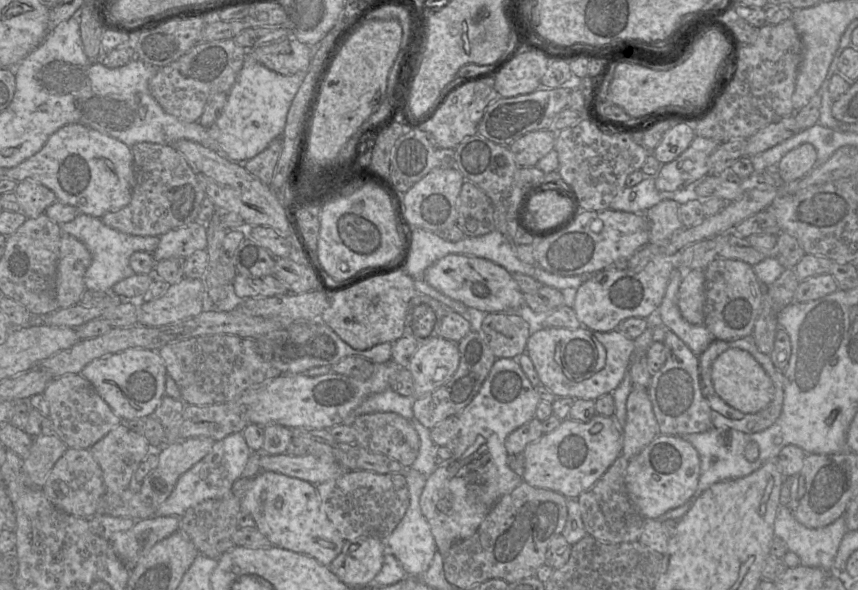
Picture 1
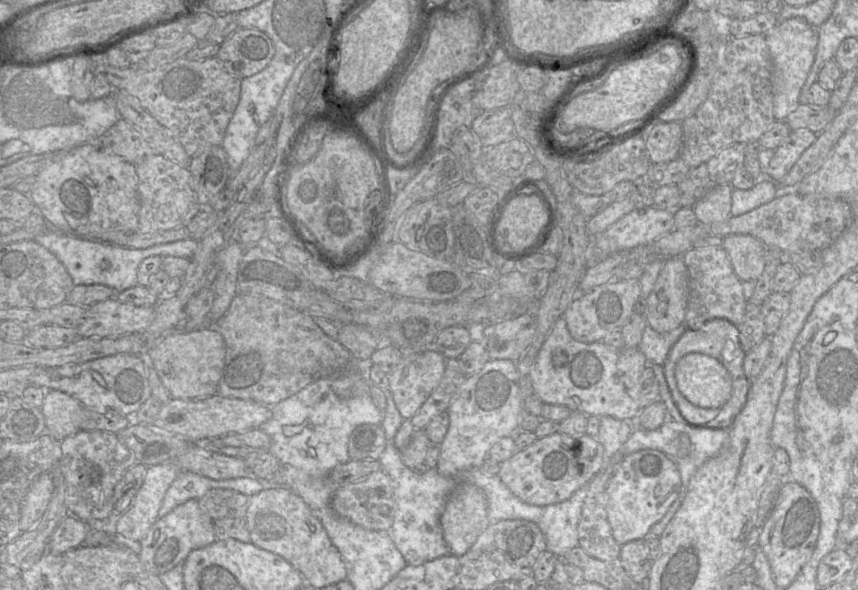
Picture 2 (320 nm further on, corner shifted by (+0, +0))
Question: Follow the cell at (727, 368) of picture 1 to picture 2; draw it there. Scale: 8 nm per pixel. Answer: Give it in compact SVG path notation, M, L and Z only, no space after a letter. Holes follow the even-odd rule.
M687 354L676 365L675 378L680 393L694 406L720 409L731 397L731 377L711 356Z

